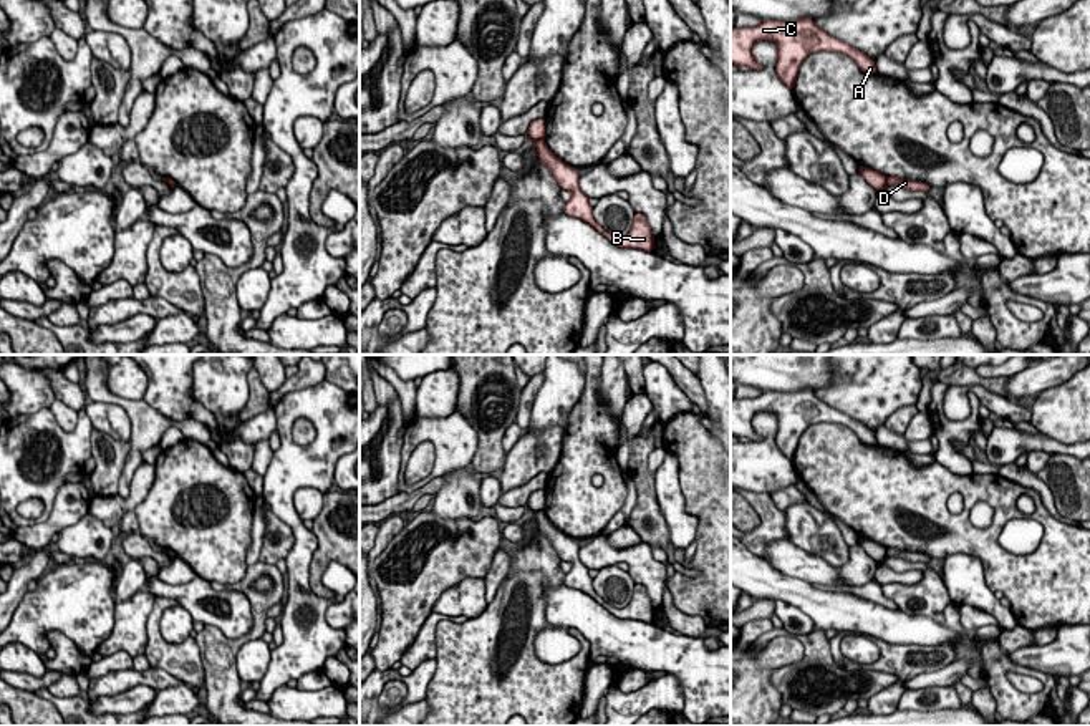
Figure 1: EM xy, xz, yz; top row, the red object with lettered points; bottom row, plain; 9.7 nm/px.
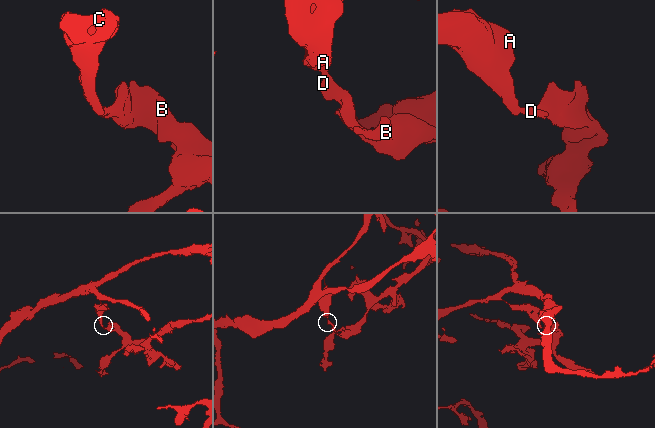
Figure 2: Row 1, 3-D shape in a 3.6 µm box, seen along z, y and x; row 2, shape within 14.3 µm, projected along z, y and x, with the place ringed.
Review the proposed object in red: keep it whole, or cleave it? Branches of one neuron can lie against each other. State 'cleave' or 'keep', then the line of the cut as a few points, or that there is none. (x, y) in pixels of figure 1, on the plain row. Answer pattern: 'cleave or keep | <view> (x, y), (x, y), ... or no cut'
cleave | xz (542, 509), (535, 513)

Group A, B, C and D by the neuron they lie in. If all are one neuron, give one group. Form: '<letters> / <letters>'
A C / B D

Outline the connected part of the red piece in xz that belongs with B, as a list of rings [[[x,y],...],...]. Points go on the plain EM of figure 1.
[[[537,511],[535,519],[538,522],[538,532],[543,535],[552,547],[555,549],[557,555],[563,562],[572,564],[572,570],[565,574],[563,583],[570,588],[585,592],[601,607],[605,607],[611,615],[621,620],[638,620],[644,623],[653,623],[654,620],[654,607],[649,600],[649,595],[643,585],[634,585],[634,592],[631,602],[623,608],[615,608],[606,603],[593,588],[593,578],[590,577],[590,569],[585,567],[580,560],[580,545],[558,530],[545,515],[543,511]]]

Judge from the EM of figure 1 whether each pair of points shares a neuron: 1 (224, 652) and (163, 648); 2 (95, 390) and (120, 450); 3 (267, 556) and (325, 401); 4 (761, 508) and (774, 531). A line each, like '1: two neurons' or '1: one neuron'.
1: two neurons
2: two neurons
3: two neurons
4: one neuron

